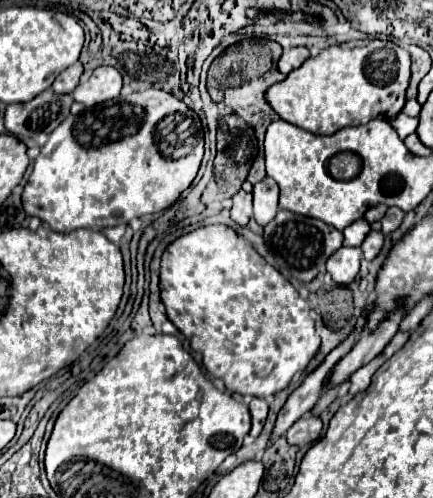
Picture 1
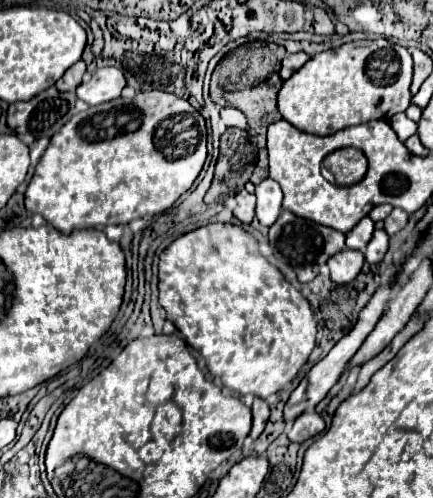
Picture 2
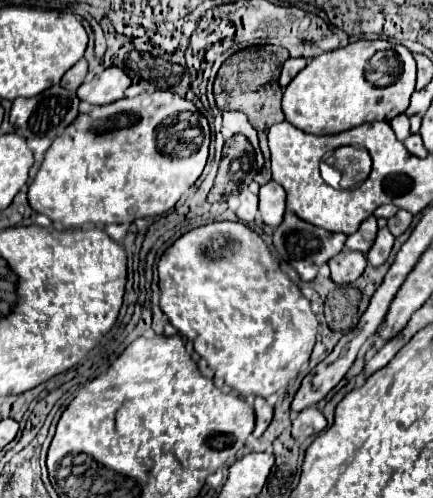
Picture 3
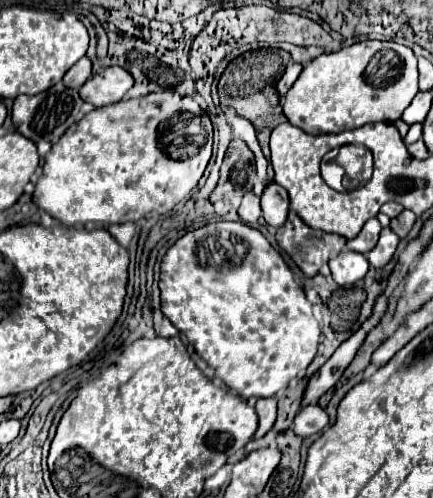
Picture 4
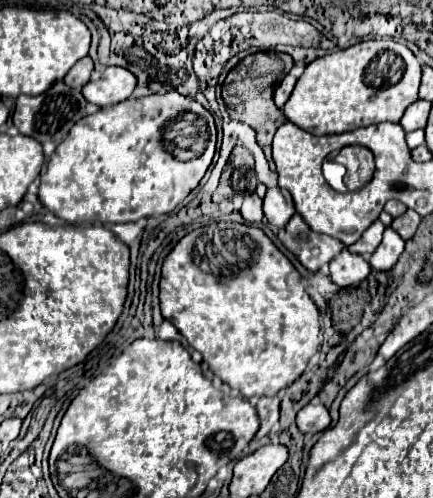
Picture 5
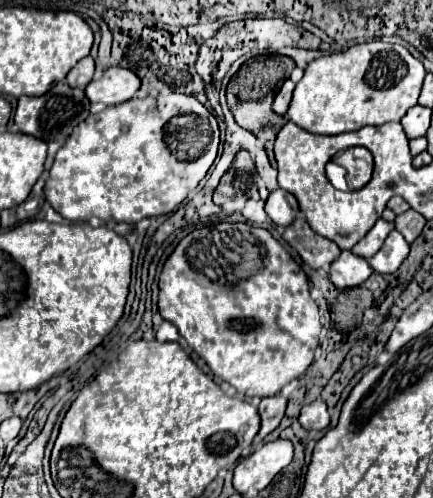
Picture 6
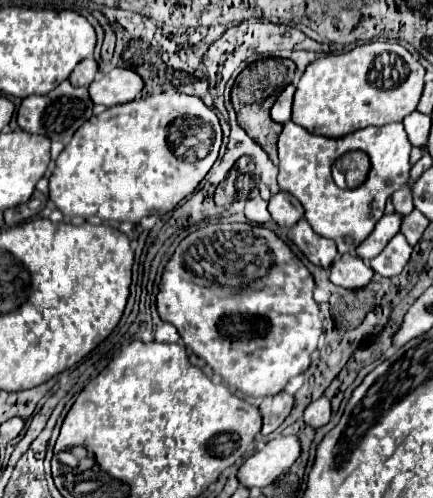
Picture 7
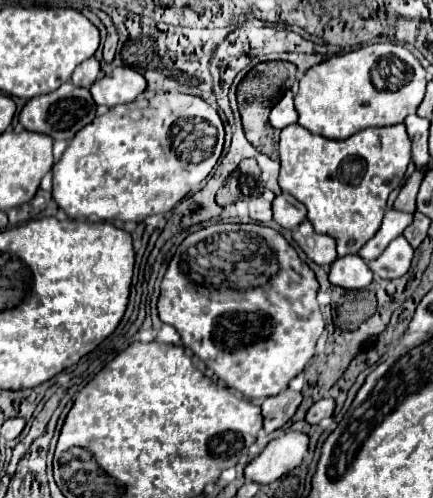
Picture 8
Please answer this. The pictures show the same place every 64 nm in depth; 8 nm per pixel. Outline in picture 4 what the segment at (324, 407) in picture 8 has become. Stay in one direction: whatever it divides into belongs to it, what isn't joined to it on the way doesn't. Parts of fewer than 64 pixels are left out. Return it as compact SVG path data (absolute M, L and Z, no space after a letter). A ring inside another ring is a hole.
M308 404L294 418L294 432L302 438L322 432L328 426L328 414L318 404Z

